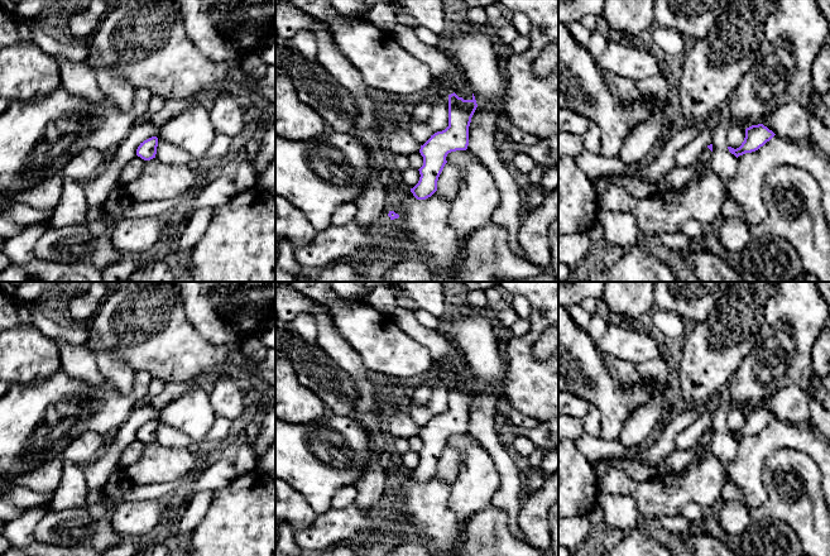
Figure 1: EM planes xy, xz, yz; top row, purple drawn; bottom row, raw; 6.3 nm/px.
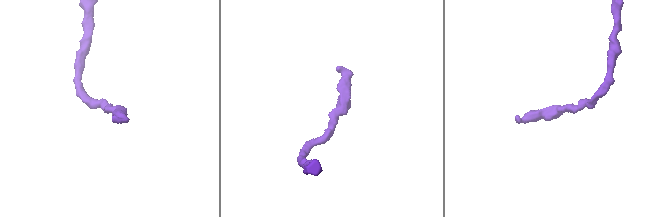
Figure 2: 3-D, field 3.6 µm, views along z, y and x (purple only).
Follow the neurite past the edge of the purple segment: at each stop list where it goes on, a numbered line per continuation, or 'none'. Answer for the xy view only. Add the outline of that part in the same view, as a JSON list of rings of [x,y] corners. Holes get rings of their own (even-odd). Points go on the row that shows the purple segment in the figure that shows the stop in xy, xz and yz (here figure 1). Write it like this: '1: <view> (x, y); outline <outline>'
none

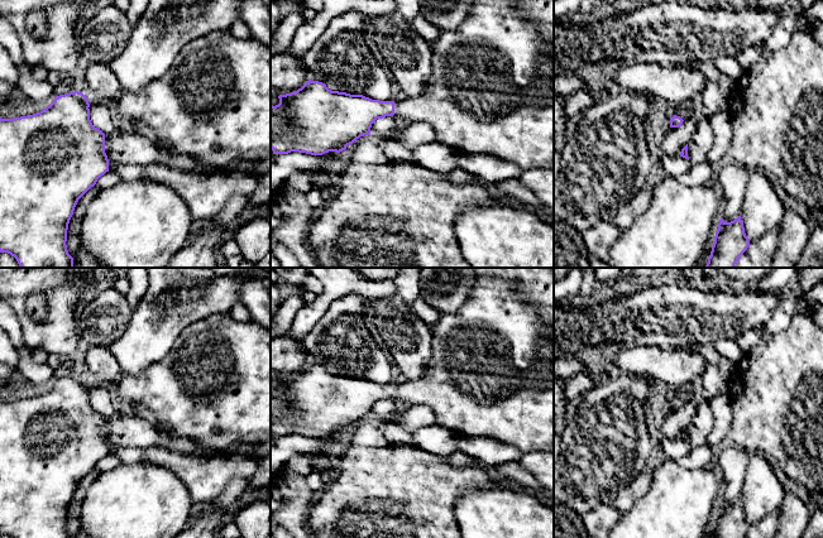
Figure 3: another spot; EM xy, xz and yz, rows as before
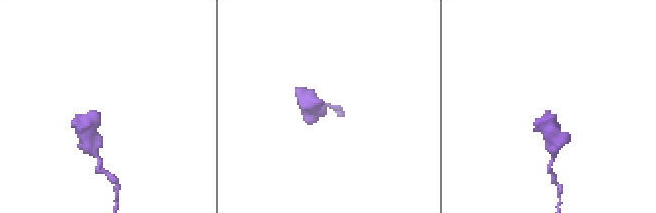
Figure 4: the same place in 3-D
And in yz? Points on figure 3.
1: yz (682, 111); outline [[[674,106],[670,107],[670,117],[674,115],[680,116],[683,120],[688,117],[689,111],[686,110],[686,106]]]

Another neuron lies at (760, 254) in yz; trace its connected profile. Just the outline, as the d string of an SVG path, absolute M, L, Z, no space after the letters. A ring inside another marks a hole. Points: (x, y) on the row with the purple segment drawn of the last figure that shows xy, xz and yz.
M779 227L750 242L747 250L735 264L735 268L774 268L774 255L777 246Z

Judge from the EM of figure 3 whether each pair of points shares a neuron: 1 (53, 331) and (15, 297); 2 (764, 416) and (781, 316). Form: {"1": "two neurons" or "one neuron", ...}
{"1": "one neuron", "2": "two neurons"}

